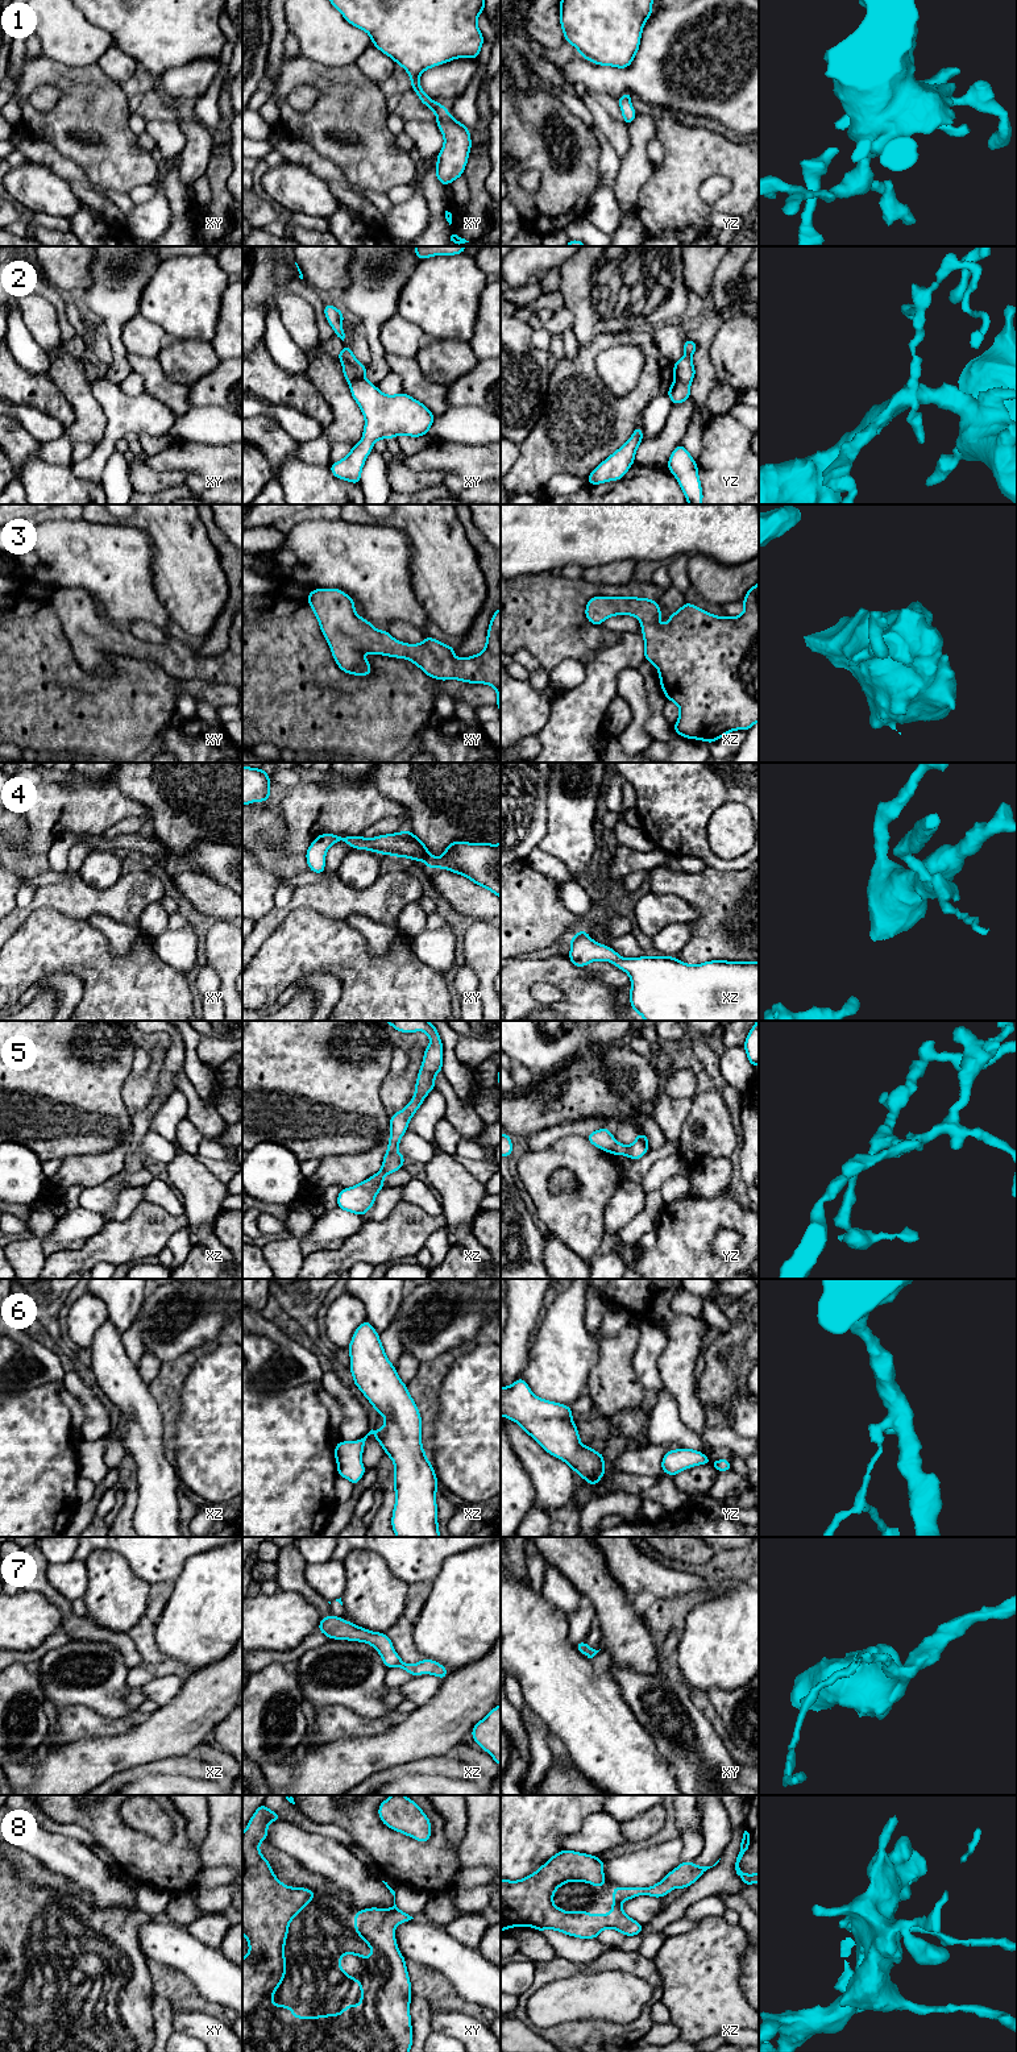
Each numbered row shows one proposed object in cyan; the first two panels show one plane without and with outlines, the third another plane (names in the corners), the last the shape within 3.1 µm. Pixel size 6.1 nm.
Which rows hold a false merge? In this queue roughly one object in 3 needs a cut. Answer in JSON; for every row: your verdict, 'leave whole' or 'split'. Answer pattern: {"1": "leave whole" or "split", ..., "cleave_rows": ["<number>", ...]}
{"1": "leave whole", "2": "split", "3": "leave whole", "4": "leave whole", "5": "split", "6": "leave whole", "7": "split", "8": "leave whole", "cleave_rows": ["2", "5", "7"]}

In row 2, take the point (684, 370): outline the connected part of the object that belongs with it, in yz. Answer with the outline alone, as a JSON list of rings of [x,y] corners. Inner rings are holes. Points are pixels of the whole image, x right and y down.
[[[684,340],[685,356],[673,364],[674,379],[690,383],[696,377],[696,369],[692,361],[693,353],[698,345],[693,340]]]

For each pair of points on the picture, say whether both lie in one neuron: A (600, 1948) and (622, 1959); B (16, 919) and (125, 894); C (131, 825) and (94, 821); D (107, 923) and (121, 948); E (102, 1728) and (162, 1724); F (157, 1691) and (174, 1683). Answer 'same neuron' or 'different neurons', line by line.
A: different neurons
B: same neuron
C: different neurons
D: same neuron
E: different neurons
F: same neuron

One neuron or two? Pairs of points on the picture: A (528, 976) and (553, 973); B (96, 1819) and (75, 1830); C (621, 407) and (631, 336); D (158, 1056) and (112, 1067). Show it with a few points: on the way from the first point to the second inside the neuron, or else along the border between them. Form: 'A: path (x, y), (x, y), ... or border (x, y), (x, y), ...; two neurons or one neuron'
A: path (535, 973), (547, 973); one neuron
B: border (52, 1819), (59, 1823), (79, 1824), (104, 1848); two neurons
C: path (640, 394), (651, 383), (651, 352); one neuron
D: border (132, 1074), (121, 1091), (124, 1104); two neurons

